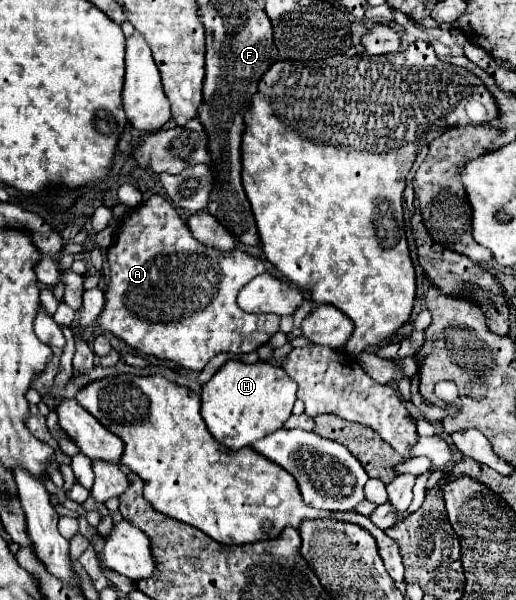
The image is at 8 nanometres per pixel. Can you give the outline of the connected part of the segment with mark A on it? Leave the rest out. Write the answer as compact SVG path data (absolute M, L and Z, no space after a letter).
M151 195L145 203L127 211L119 221L115 243L107 251L111 263L111 283L105 291L105 307L97 319L103 333L111 333L139 353L175 361L191 371L203 371L217 353L249 353L269 341L279 331L277 315L253 315L237 307L235 297L241 285L265 271L265 263L245 251L219 251L199 243L189 225L181 219L171 201Z

